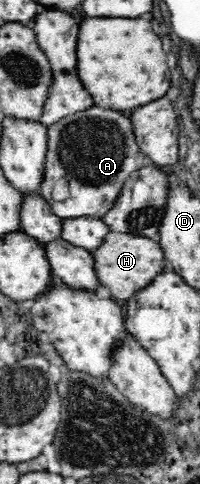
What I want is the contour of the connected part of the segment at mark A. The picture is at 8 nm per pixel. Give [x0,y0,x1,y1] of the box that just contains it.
[40,105,151,218]

